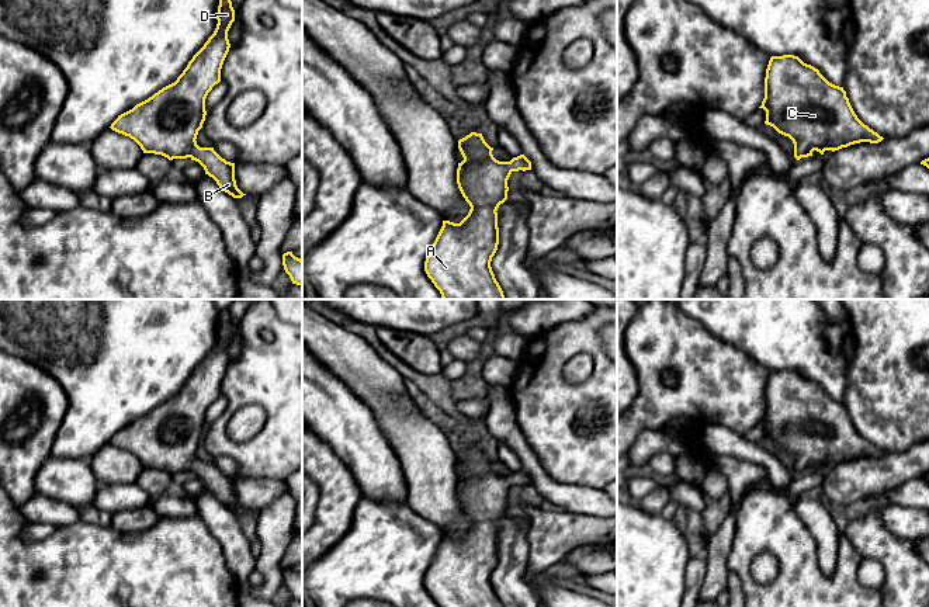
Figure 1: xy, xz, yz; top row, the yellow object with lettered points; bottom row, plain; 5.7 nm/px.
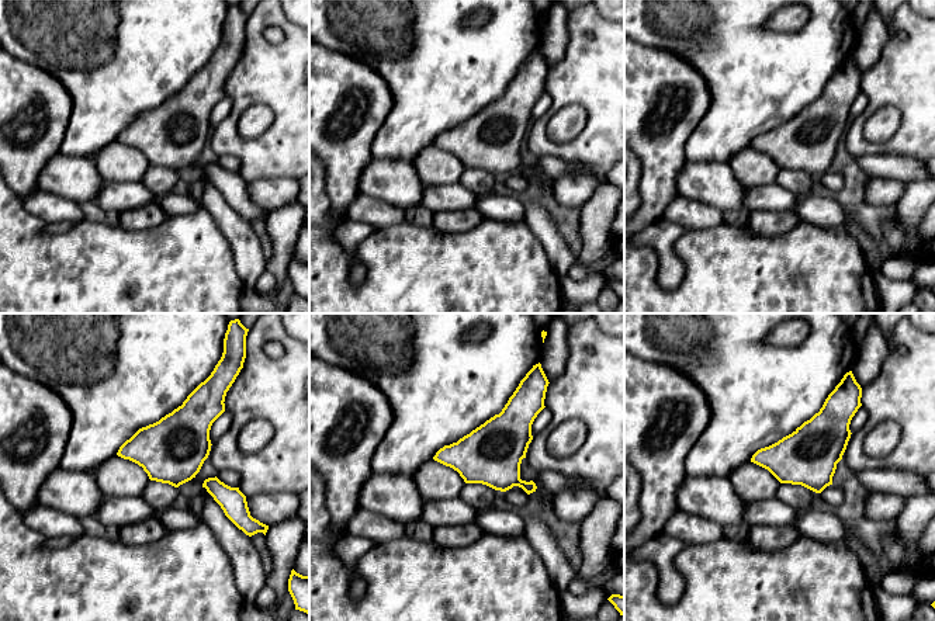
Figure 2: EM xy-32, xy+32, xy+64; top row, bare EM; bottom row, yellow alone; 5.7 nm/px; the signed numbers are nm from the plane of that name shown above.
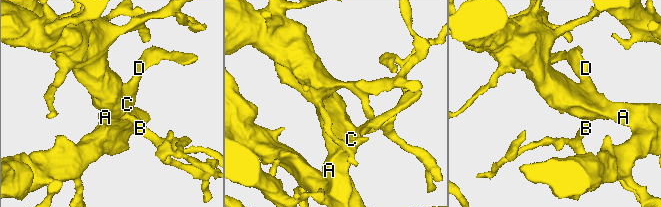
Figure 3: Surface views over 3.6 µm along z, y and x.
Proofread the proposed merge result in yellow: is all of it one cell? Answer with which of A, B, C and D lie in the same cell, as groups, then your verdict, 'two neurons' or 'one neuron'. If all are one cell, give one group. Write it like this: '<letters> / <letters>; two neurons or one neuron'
A B C D; one neuron

